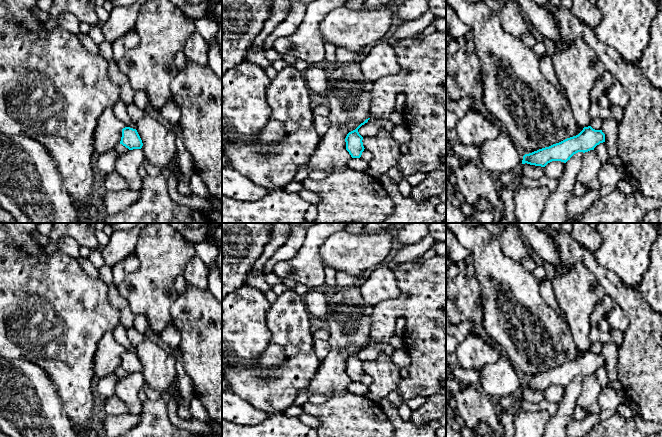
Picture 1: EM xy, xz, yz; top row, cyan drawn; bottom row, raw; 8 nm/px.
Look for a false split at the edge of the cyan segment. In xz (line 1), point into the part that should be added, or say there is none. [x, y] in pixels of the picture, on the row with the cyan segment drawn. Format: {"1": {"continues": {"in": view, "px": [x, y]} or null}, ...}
{"1": {"continues": null}}

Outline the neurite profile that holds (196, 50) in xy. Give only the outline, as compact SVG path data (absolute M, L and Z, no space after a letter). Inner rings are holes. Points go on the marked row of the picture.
M195 31L187 40L184 47L186 60L208 66L208 46L201 34Z

